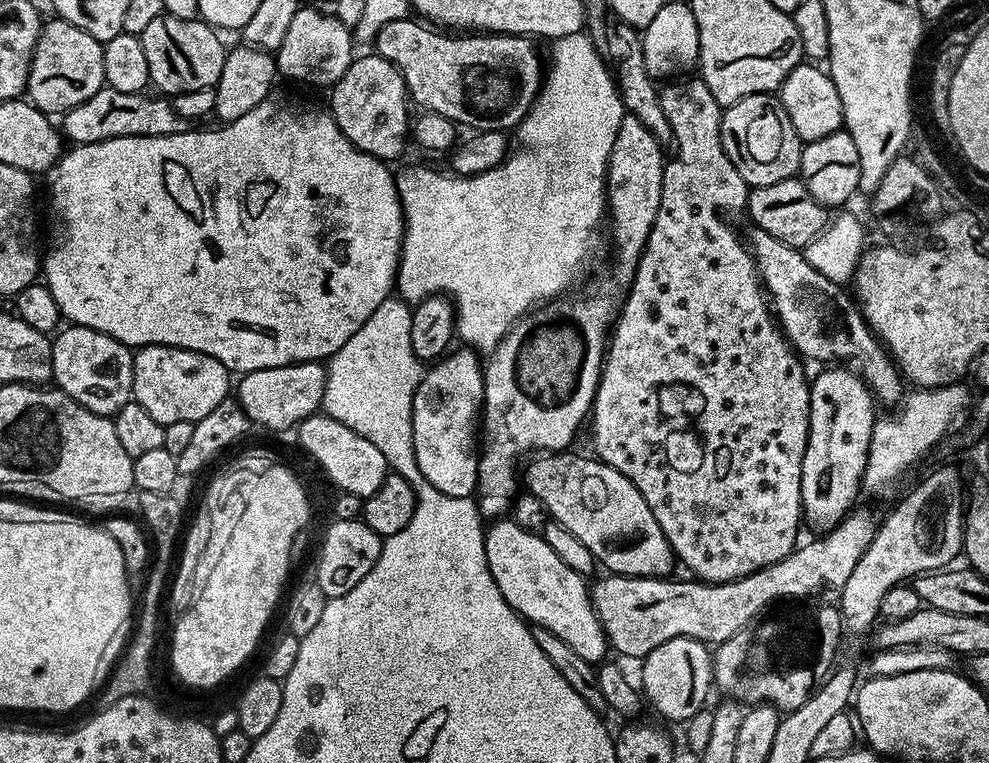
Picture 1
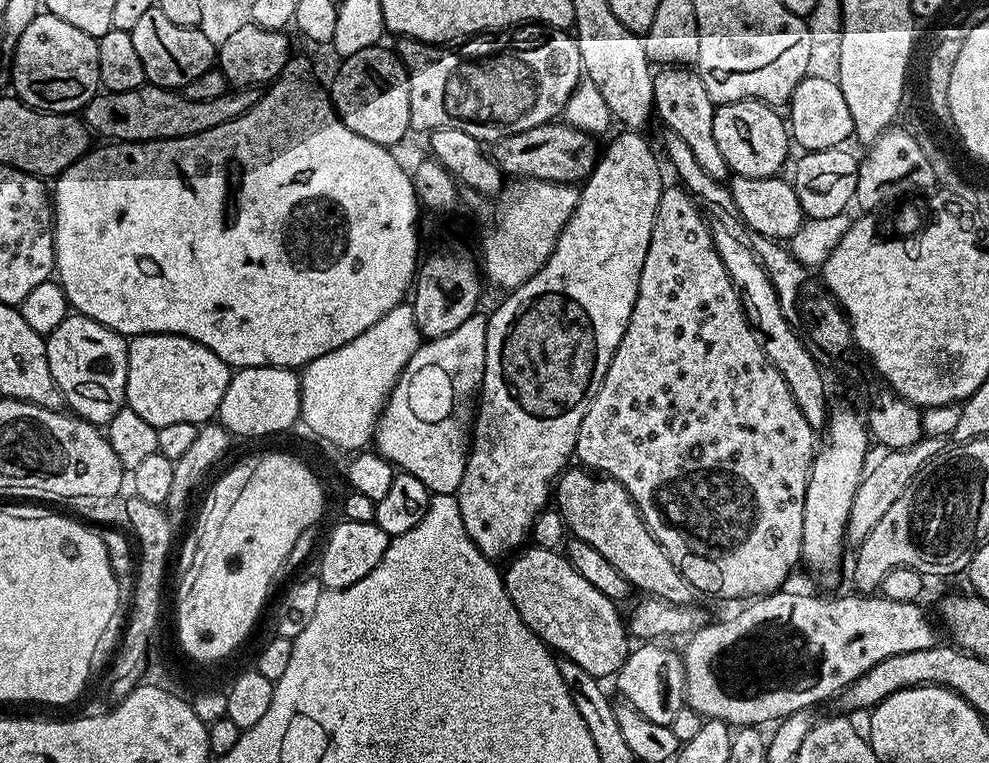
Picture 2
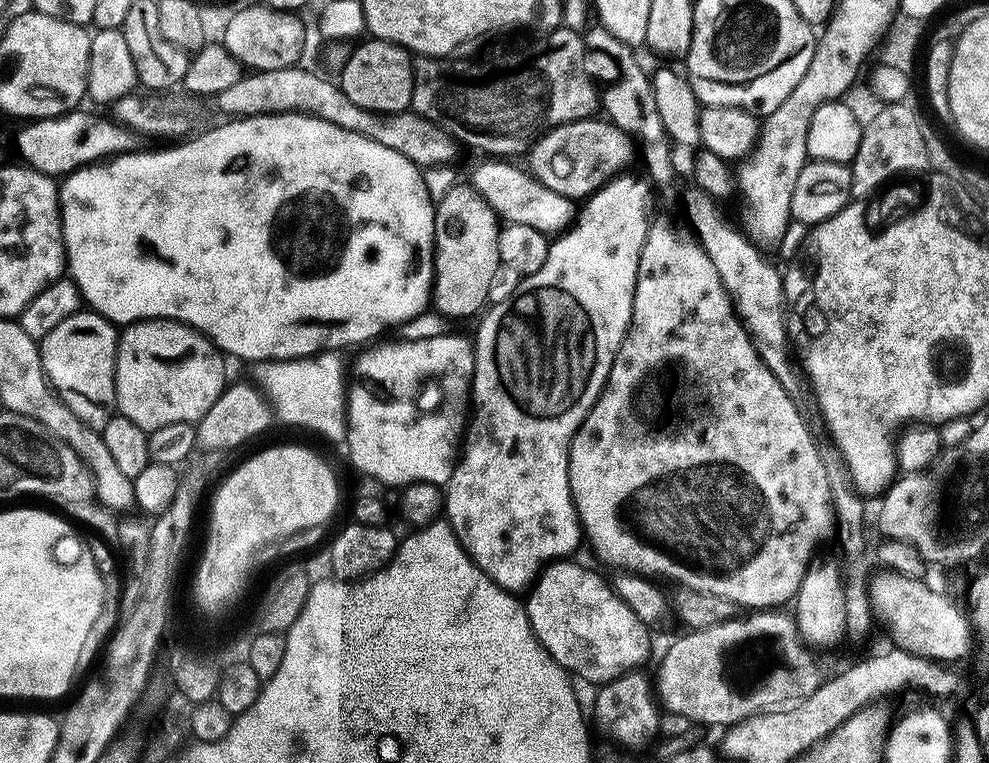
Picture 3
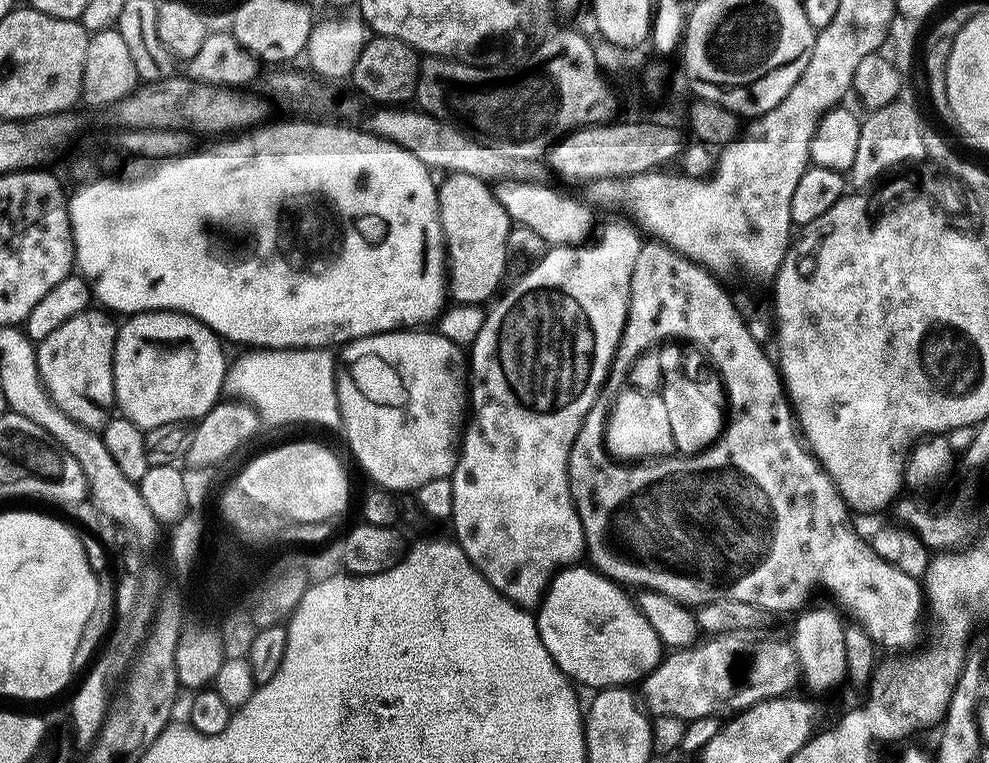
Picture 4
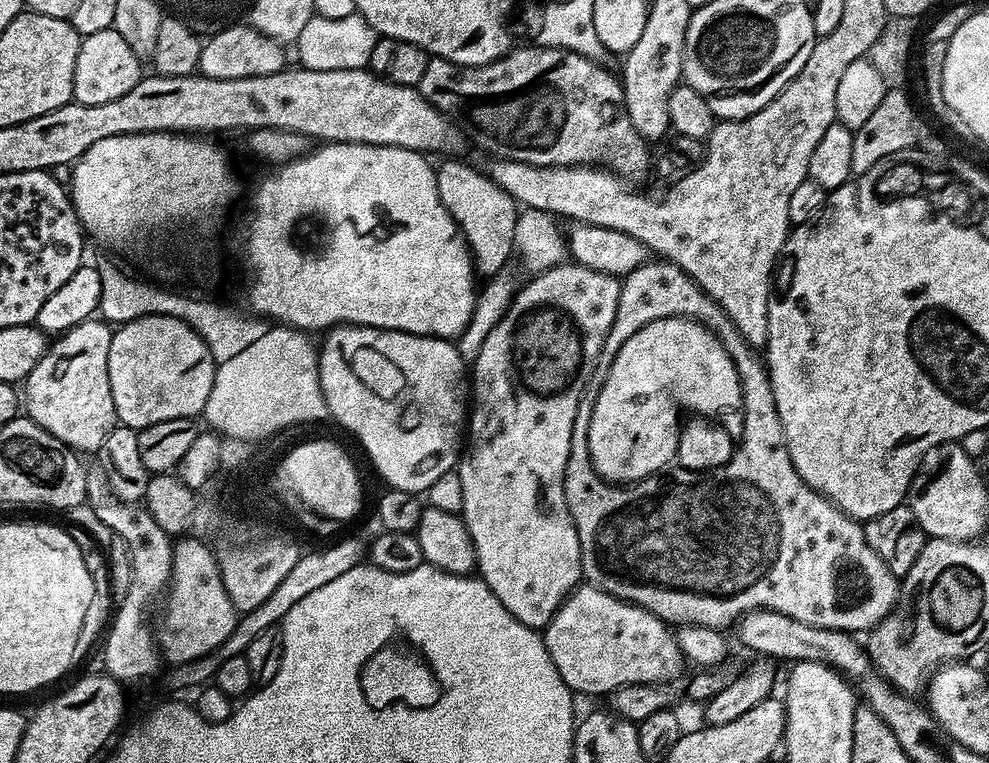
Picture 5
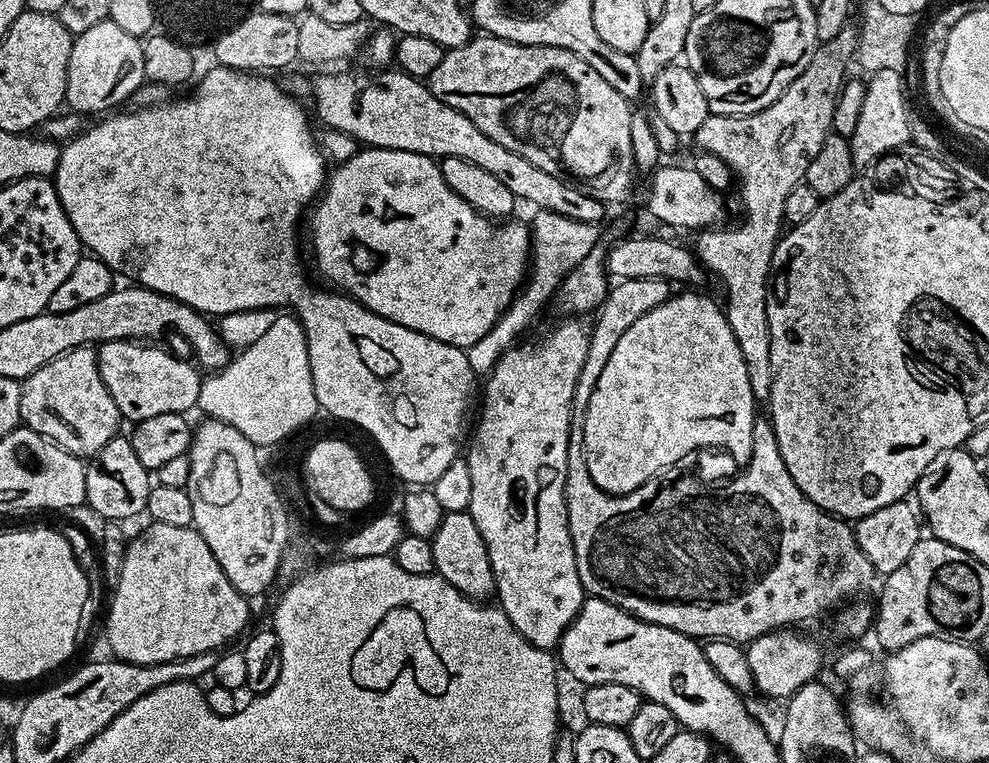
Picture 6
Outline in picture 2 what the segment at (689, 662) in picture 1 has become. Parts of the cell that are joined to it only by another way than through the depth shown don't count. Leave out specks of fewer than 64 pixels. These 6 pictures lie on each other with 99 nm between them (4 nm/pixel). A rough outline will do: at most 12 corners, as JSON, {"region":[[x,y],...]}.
{"region":[[660,642],[633,647],[614,677],[658,726],[686,706],[684,658]]}

